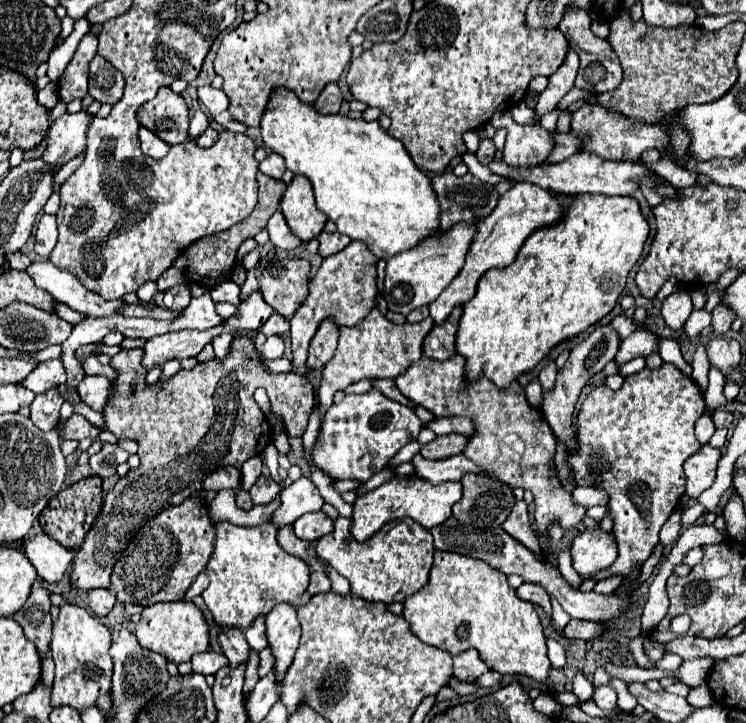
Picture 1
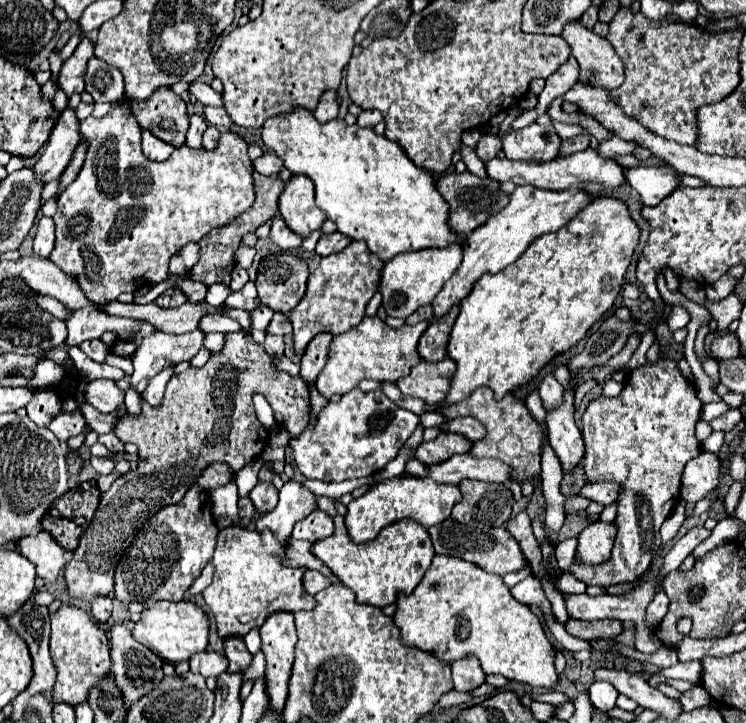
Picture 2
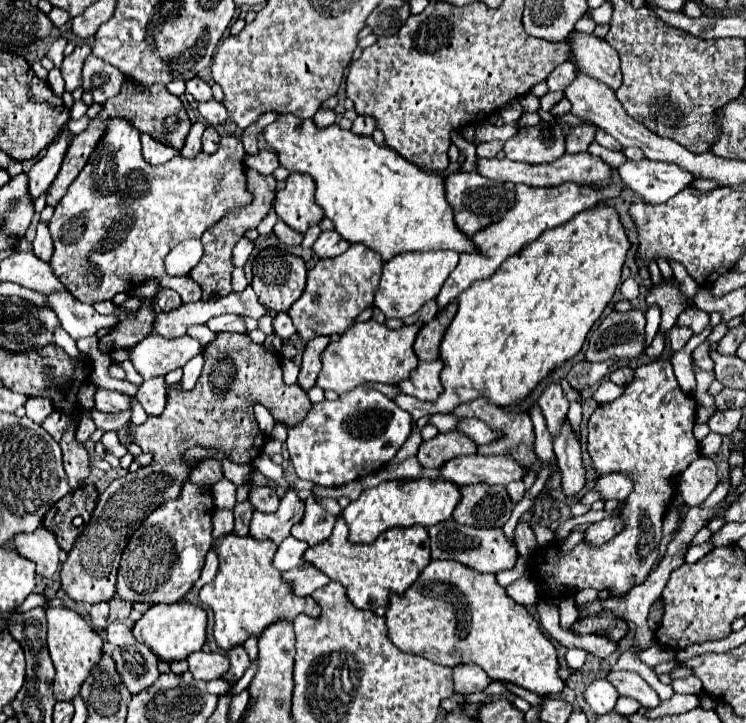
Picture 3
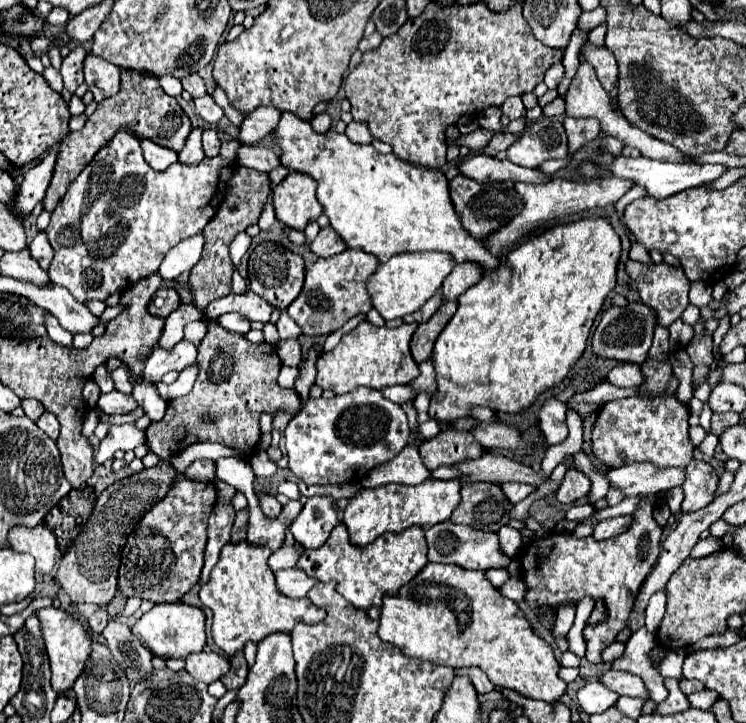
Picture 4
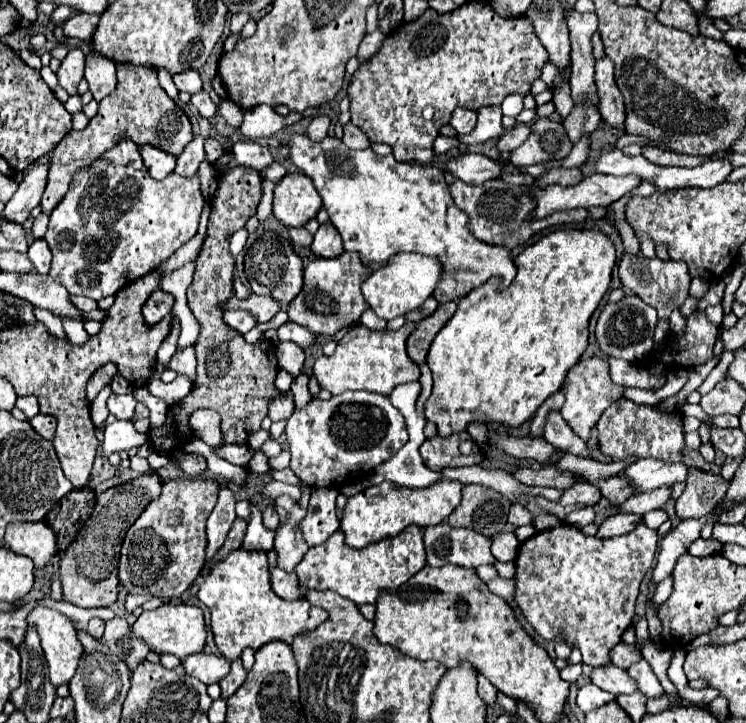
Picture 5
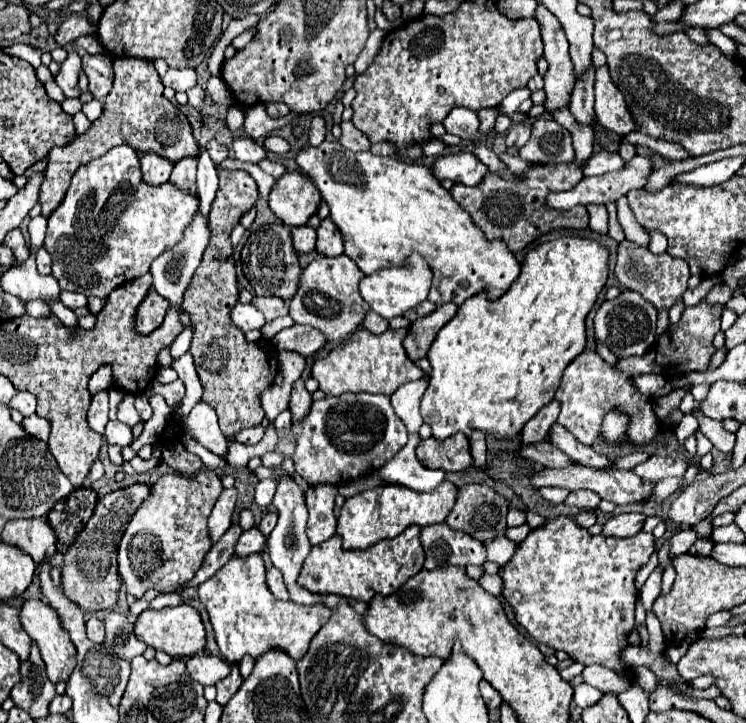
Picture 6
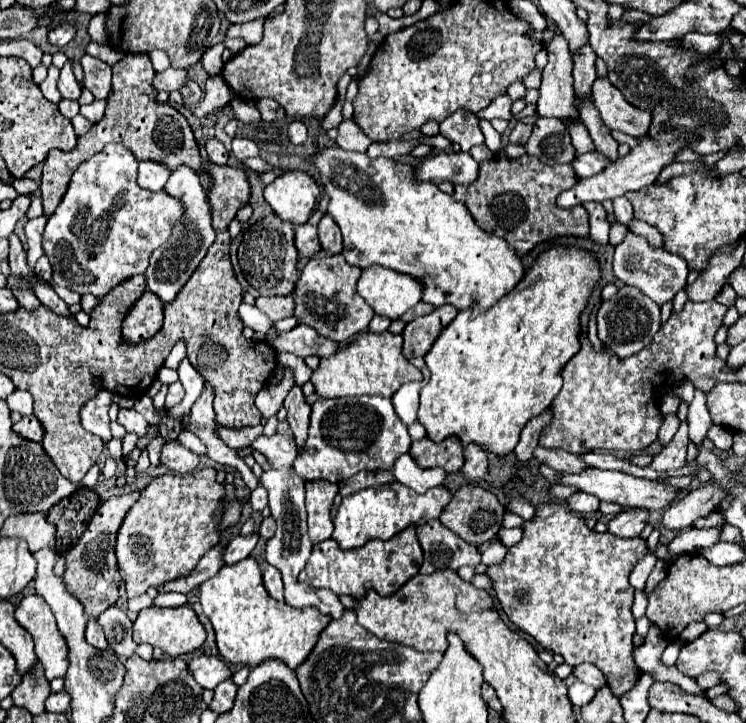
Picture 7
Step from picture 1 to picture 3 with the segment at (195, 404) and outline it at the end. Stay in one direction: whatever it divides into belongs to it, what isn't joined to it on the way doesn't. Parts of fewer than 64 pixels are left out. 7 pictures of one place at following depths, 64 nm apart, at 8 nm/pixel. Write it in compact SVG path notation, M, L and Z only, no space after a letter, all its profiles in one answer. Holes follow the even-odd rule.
M218 334L218 338L204 348L206 362L204 370L192 388L182 392L178 388L168 390L164 416L150 416L142 426L130 426L128 436L142 452L150 452L154 460L148 466L138 468L130 478L114 480L100 496L96 510L66 562L60 570L64 592L76 602L106 602L114 596L116 570L120 556L134 534L150 512L168 500L176 500L182 492L184 482L198 464L198 460L184 460L182 454L194 446L216 450L216 458L232 460L236 464L250 464L264 448L266 436L260 432L254 418L254 404L262 402L272 414L284 414L284 424L296 426L310 412L312 402L300 386L288 386L282 378L280 358L264 346L254 344L248 334Z

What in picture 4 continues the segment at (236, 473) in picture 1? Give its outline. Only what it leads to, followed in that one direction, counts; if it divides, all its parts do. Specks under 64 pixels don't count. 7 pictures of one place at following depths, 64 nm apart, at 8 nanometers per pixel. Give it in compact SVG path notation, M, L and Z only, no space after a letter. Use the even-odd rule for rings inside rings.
M196 460L186 468L186 476L196 482L214 482L216 480L216 468L212 460Z

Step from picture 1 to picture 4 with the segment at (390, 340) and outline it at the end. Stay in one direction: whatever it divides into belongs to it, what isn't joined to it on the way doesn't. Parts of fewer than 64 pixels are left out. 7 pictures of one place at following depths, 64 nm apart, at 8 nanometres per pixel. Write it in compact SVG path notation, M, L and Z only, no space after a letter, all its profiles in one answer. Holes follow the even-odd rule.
M360 322L354 330L350 330L340 344L330 350L322 352L316 368L316 384L320 388L330 388L336 394L346 394L358 386L368 386L374 390L380 390L384 386L394 386L394 384L408 384L418 376L418 364L412 360L410 352L410 340L418 324L402 324L400 328L378 328L370 322Z

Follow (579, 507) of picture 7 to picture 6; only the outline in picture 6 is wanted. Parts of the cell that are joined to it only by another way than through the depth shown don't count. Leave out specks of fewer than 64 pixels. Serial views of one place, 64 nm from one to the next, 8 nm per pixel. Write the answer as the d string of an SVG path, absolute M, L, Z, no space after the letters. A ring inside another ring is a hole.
M574 490L568 494L568 498L564 500L566 506L576 506L576 508L586 508L586 510L594 510L600 502L600 496L596 496L594 492L588 490Z

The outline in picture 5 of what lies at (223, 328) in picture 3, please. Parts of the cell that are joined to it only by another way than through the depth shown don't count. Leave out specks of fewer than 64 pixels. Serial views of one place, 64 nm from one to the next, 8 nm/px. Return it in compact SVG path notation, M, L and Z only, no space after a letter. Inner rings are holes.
M230 310L230 312L224 312L224 322L244 336L246 332L250 332L254 328L256 318L244 310Z

